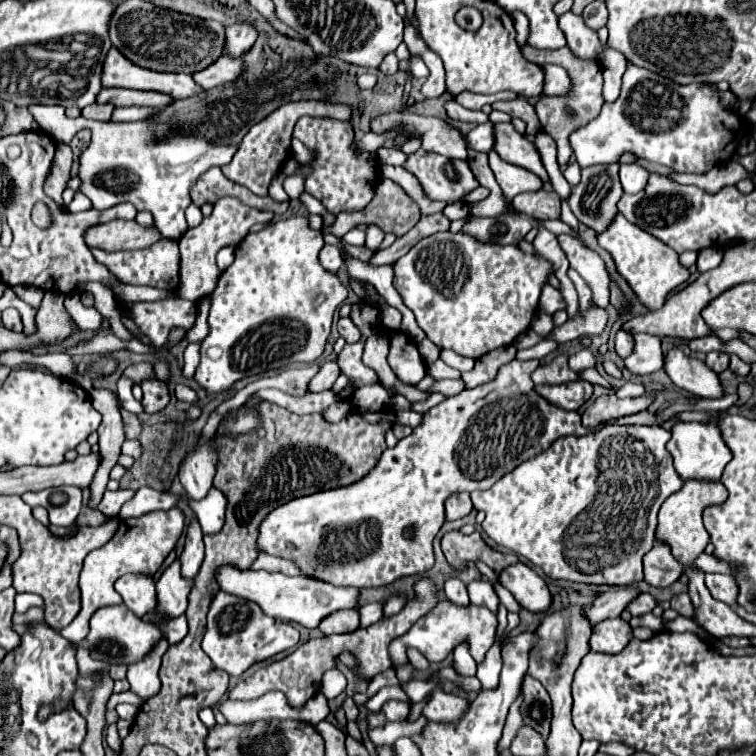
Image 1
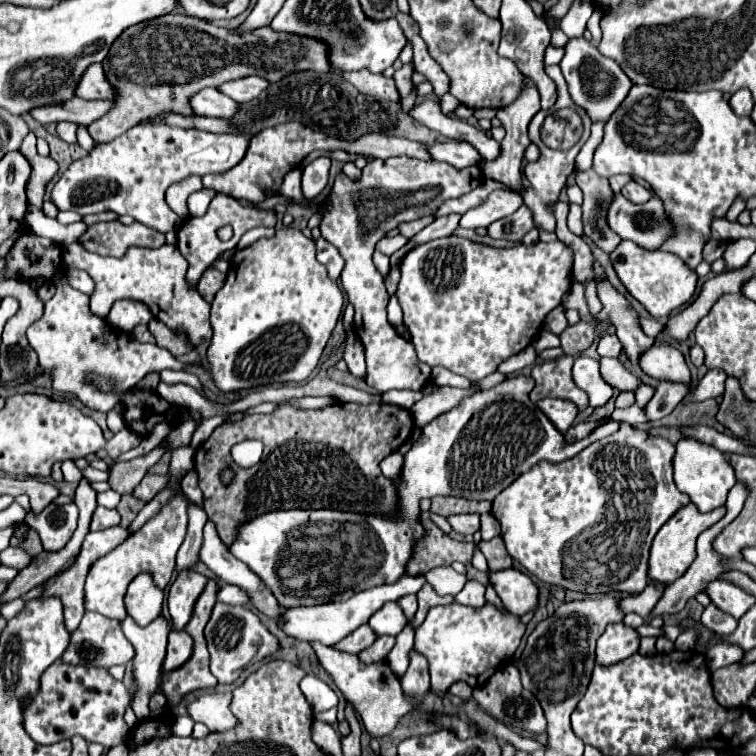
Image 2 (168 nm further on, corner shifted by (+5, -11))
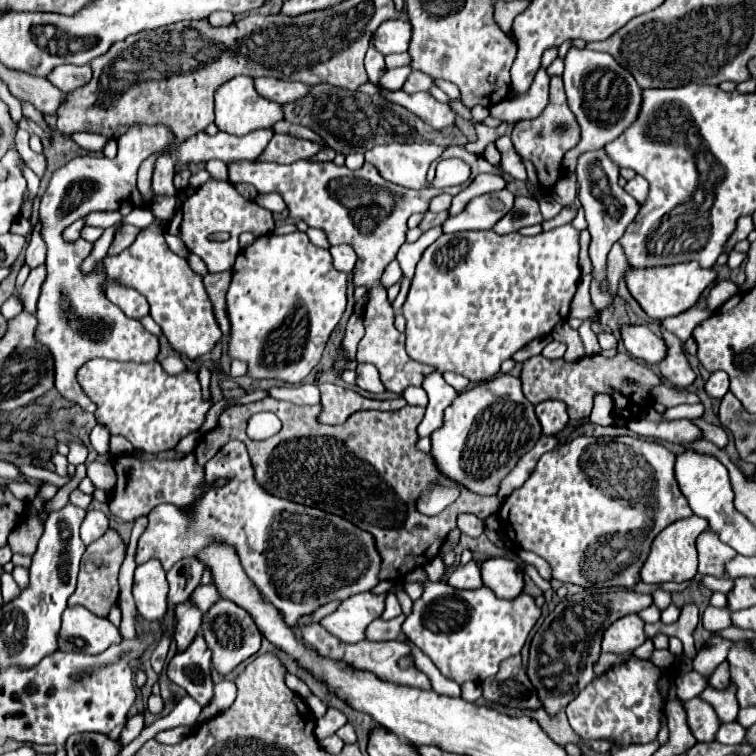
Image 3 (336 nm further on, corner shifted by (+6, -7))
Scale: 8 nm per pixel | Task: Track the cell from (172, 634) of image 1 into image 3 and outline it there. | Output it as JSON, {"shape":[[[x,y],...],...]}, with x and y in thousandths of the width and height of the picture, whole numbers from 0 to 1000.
{"shape":[[[262,839],[249,854],[249,862],[230,868],[220,884],[220,894],[243,910],[265,934],[275,934],[283,918],[280,902],[280,862],[275,860],[270,844]]]}

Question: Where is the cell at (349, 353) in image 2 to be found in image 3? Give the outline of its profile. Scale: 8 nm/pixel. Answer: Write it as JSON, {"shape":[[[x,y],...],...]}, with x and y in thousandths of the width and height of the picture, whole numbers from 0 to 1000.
{"shape":[[[474,481],[471,487],[471,495],[474,495],[474,511],[479,516],[487,516],[487,519],[511,519],[508,508],[503,505],[503,495],[497,492],[497,487],[492,481]]]}

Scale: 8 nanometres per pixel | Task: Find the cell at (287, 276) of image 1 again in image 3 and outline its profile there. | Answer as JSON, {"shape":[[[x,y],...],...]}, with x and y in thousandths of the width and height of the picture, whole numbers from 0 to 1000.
{"shape":[[[384,307],[376,312],[344,312],[333,325],[320,331],[307,354],[307,376],[302,384],[302,418],[307,439],[302,447],[304,474],[328,479],[328,497],[362,500],[384,508],[399,505],[423,479],[429,458],[458,410],[458,360],[439,352],[439,339],[429,328],[418,328],[405,307]]]}

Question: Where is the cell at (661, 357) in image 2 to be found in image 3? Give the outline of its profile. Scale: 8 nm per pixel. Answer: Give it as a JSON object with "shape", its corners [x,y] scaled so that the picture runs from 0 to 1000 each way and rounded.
{"shape":[[[825,429],[820,431],[820,442],[823,442],[823,452],[833,471],[852,476],[857,481],[870,481],[873,476],[878,476],[881,471],[878,450],[862,442],[854,431]]]}

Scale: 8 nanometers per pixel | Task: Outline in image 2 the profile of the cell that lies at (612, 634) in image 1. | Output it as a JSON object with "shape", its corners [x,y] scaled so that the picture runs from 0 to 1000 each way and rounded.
{"shape":[[[806,825],[790,847],[790,878],[816,878],[845,860],[845,839],[827,825]]]}

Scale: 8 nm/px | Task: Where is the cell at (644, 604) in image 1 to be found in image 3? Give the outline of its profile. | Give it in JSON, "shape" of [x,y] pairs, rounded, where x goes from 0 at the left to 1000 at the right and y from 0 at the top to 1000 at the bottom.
{"shape":[[[934,701],[923,709],[923,735],[923,757],[958,765],[958,746],[974,735],[974,728],[960,722],[955,714],[947,714],[947,709],[942,709],[942,704]]]}

